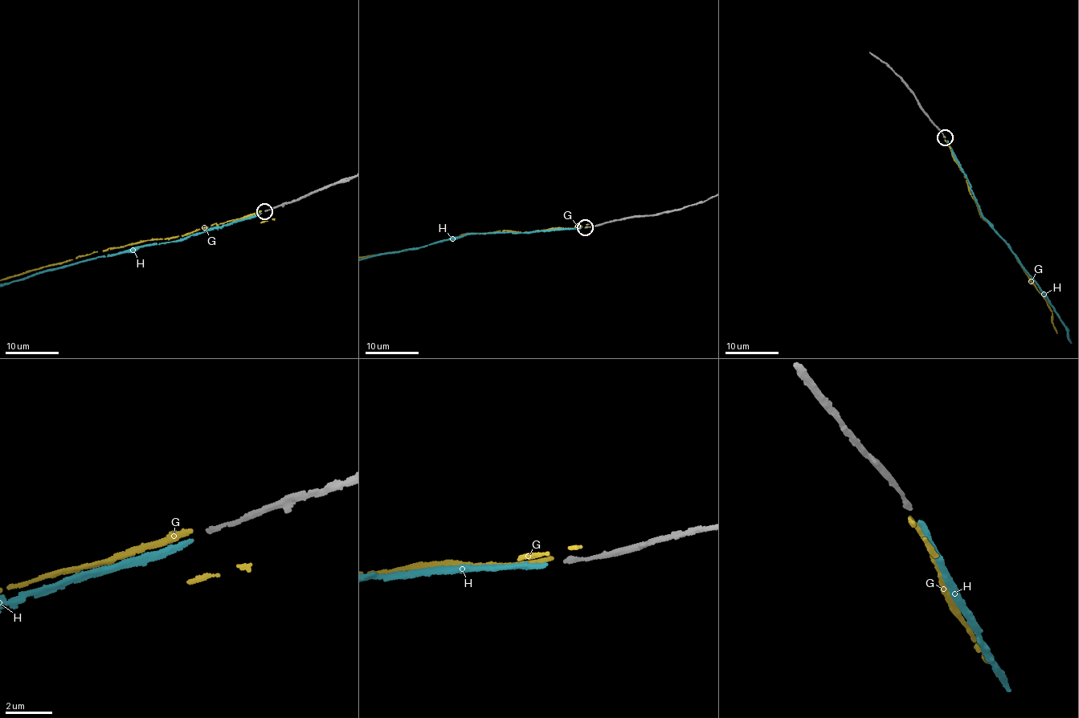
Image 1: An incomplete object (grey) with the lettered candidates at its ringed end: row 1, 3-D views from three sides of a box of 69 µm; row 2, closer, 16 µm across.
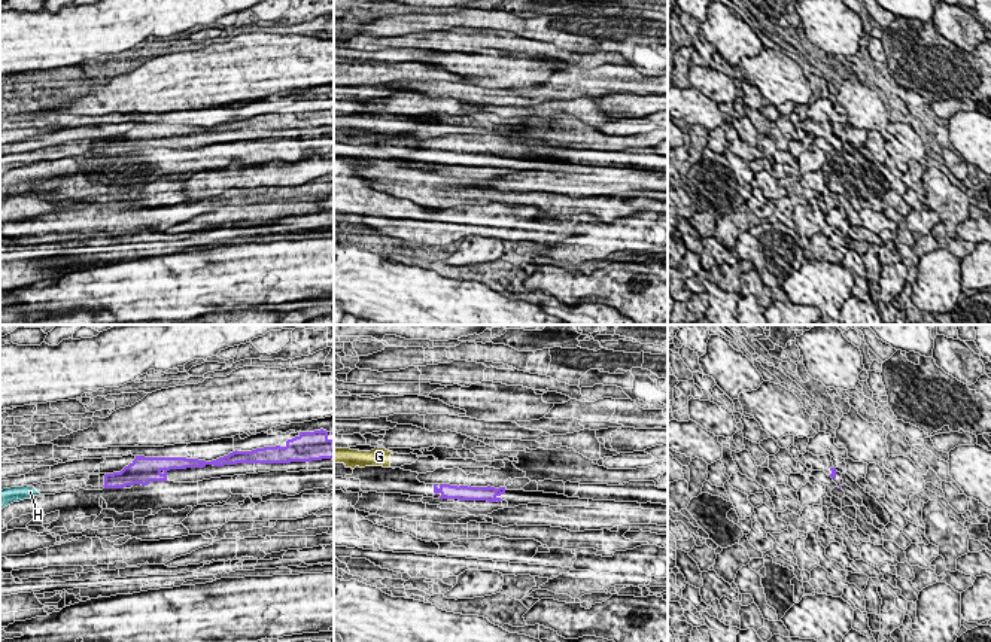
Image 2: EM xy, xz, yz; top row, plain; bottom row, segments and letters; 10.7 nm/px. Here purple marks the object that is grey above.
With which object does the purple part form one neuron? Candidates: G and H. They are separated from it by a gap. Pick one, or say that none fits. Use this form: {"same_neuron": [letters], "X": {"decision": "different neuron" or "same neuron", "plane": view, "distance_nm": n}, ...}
{"same_neuron": ["H"], "G": {"decision": "different neuron", "plane": "xz", "distance_nm": 500}, "H": {"decision": "same neuron", "plane": "xy", "distance_nm": 700}}

